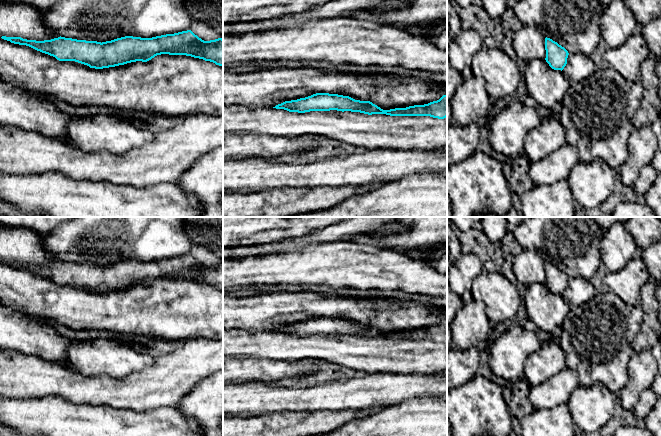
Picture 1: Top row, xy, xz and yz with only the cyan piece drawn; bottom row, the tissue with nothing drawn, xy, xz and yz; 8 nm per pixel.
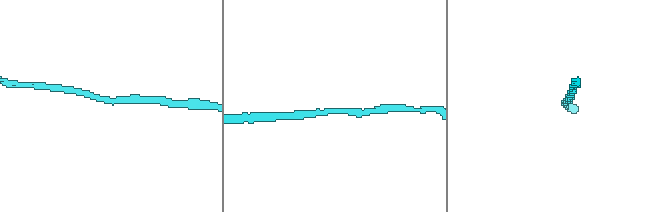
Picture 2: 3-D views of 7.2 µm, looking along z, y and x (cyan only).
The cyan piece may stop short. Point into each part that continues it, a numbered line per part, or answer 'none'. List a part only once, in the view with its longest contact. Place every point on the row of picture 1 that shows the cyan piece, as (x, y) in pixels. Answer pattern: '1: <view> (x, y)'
none

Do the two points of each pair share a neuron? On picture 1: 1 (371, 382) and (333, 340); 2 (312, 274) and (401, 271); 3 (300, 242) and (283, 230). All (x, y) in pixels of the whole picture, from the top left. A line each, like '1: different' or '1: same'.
1: different
2: same
3: different

